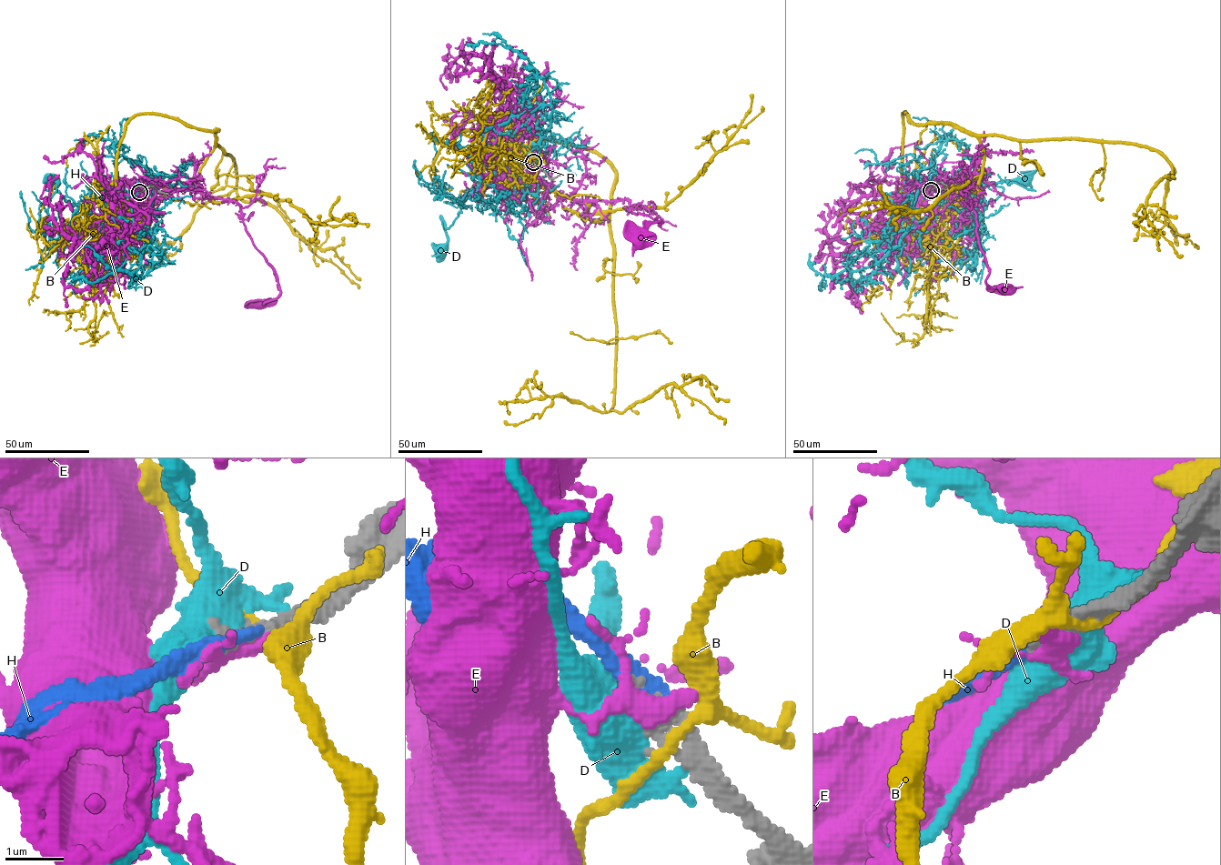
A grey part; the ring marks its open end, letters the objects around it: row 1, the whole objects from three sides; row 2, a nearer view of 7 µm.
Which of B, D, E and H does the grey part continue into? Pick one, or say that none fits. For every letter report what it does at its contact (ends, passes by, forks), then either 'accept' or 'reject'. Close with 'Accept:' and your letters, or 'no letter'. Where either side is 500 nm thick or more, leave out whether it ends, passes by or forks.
B: it forks there; reject
D: it forks there; reject
E: it passes by; reject
H: it ends there; accept
Accept: H

